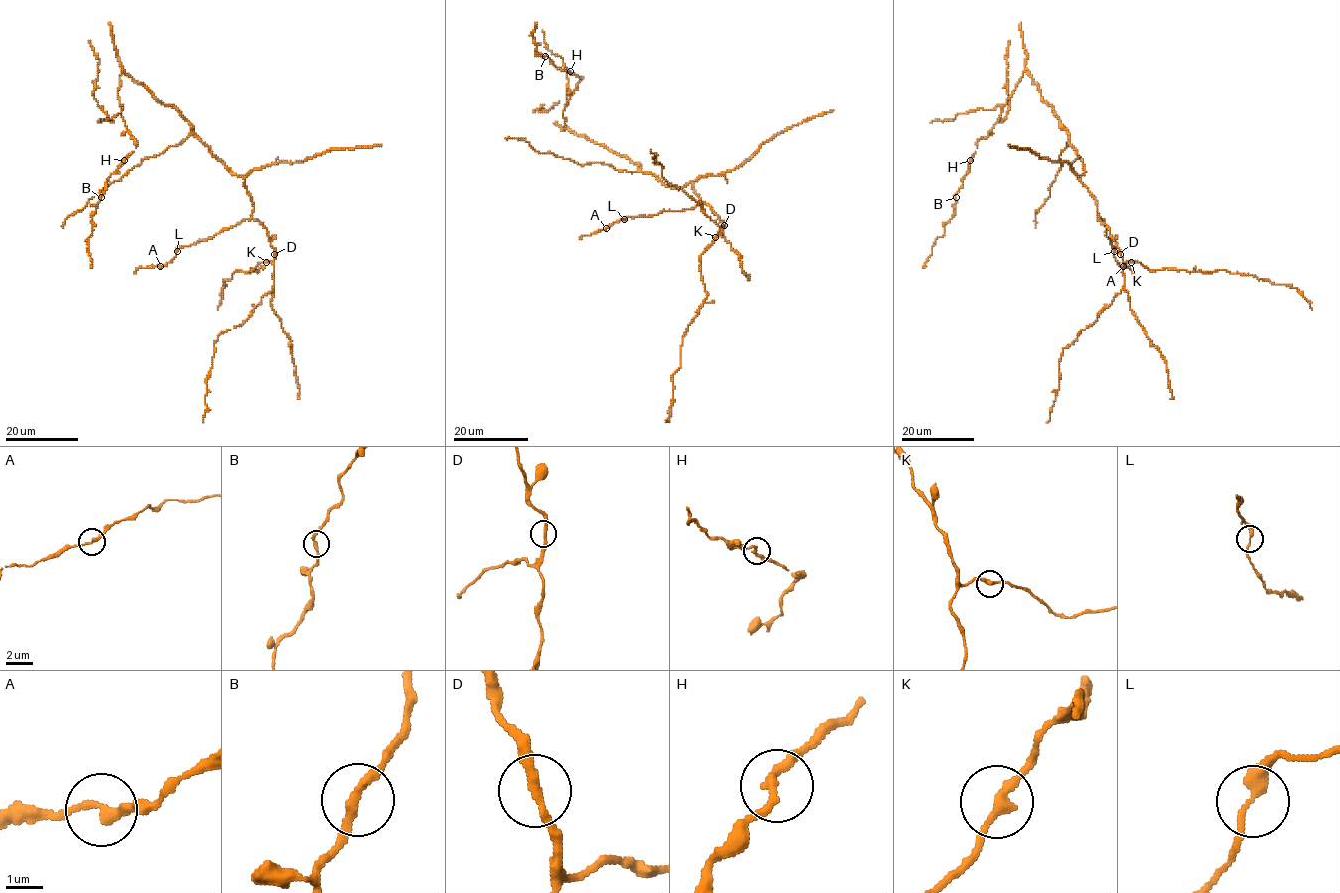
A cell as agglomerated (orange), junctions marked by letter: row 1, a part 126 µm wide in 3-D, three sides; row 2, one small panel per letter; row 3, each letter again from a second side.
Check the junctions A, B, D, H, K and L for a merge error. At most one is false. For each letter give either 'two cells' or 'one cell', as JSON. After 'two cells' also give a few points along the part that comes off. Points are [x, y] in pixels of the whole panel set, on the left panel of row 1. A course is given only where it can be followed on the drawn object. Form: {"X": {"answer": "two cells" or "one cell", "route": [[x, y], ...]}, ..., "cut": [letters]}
{"A": {"answer": "one cell"}, "B": {"answer": "one cell"}, "D": {"answer": "one cell"}, "H": {"answer": "one cell"}, "K": {"answer": "one cell"}, "L": {"answer": "one cell"}, "cut": []}

